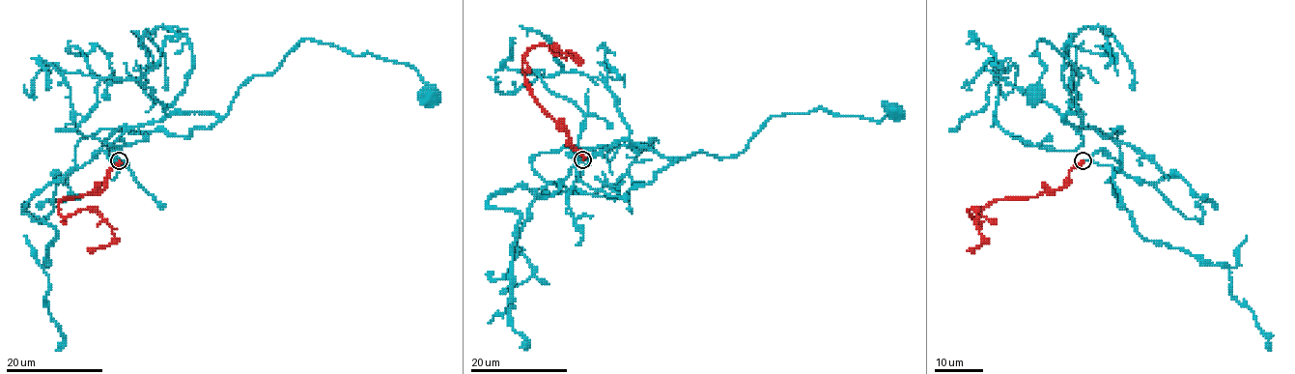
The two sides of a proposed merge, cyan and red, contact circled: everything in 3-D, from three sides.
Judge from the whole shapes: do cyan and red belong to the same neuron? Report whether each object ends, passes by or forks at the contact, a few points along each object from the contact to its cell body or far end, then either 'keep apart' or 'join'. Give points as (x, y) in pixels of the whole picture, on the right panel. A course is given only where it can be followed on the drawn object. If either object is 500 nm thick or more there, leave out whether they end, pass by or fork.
cyan ends | red ends | cyan via (1083, 160), (1105, 150), (1120, 168), (1121, 130), (1082, 123), (1082, 75), (1041, 40), (1034, 95) | red via (1083, 160), (1055, 190), (989, 202), (977, 215), (969, 210), (977, 212), (982, 240), (970, 251) | join

